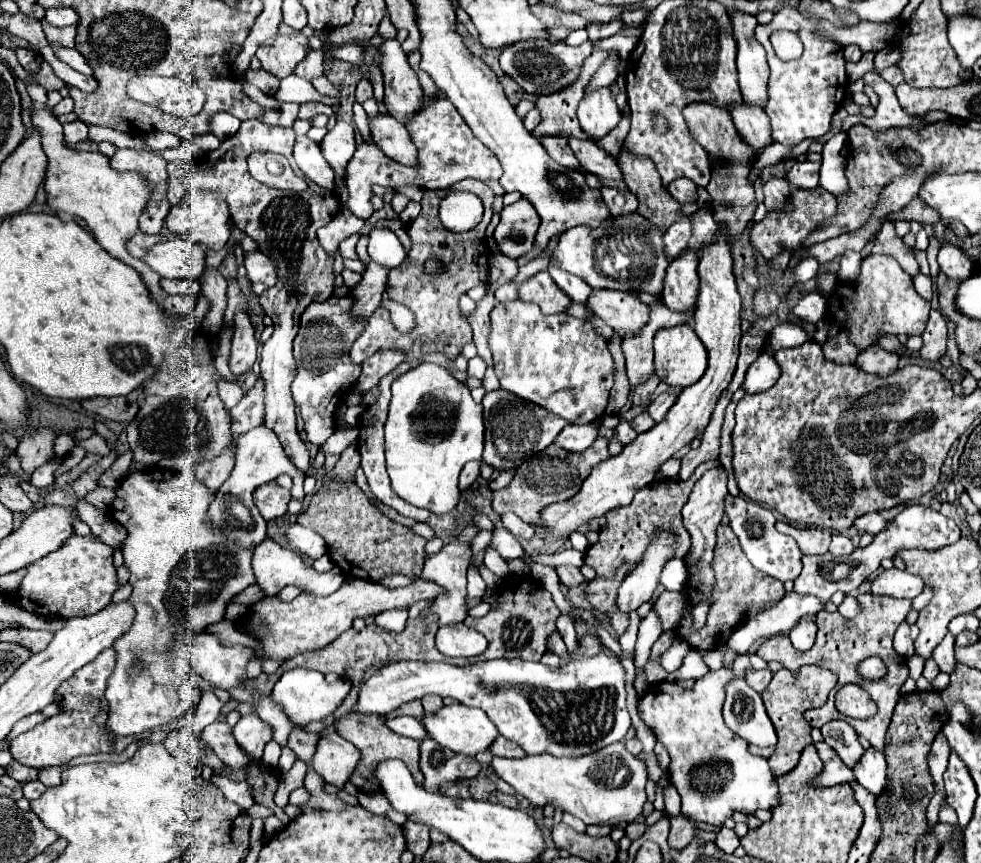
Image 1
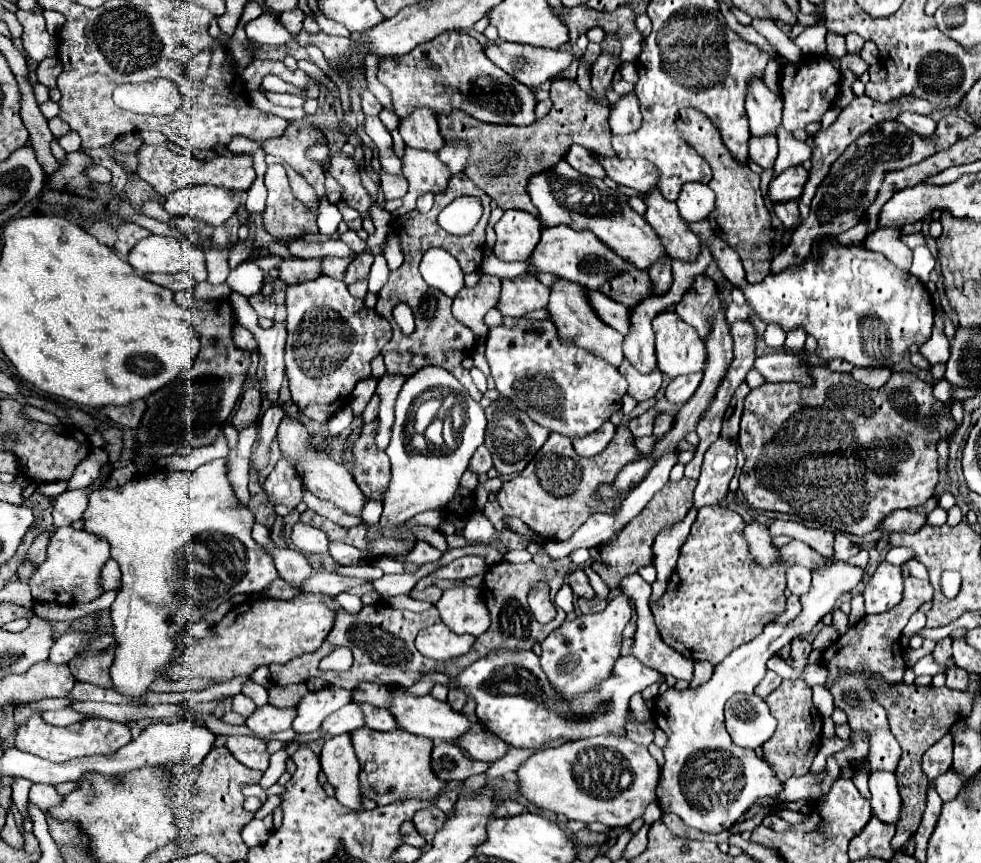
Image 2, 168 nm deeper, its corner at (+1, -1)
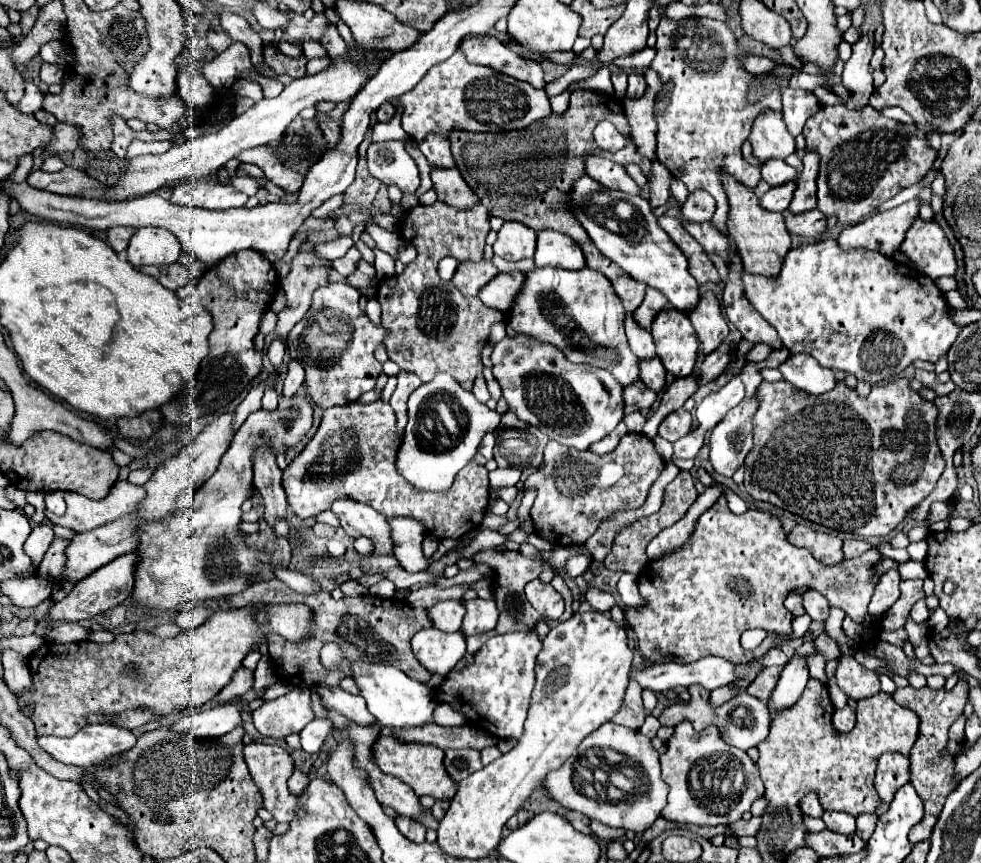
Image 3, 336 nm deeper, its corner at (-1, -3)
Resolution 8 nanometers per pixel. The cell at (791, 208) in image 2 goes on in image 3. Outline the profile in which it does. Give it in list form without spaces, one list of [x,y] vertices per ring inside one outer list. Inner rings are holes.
[[[819,209],[801,213],[801,215],[793,215],[793,213],[785,211],[783,217],[787,223],[787,231],[801,235],[801,237],[811,237],[811,239],[819,241],[827,231],[827,217]]]

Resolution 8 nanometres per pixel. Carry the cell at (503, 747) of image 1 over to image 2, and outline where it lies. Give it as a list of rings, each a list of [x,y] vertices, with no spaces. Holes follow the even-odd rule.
[[[477,723],[467,735],[463,735],[459,741],[459,747],[463,747],[473,759],[495,763],[501,757],[507,755],[509,745],[505,745],[497,735],[493,735],[489,729],[485,729],[481,723]]]

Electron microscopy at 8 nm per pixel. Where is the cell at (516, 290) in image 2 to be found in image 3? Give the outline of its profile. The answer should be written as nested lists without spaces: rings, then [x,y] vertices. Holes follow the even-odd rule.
[[[511,271],[511,273],[497,273],[481,291],[479,291],[479,299],[491,307],[491,309],[499,309],[503,313],[509,311],[509,307],[513,305],[515,293],[521,289],[523,285],[523,273],[521,271]]]

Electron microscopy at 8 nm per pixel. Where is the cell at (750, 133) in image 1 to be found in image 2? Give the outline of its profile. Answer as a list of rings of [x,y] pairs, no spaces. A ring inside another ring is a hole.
[[[763,135],[761,139],[749,139],[749,159],[761,165],[763,169],[773,167],[777,159],[777,137],[775,135]]]

